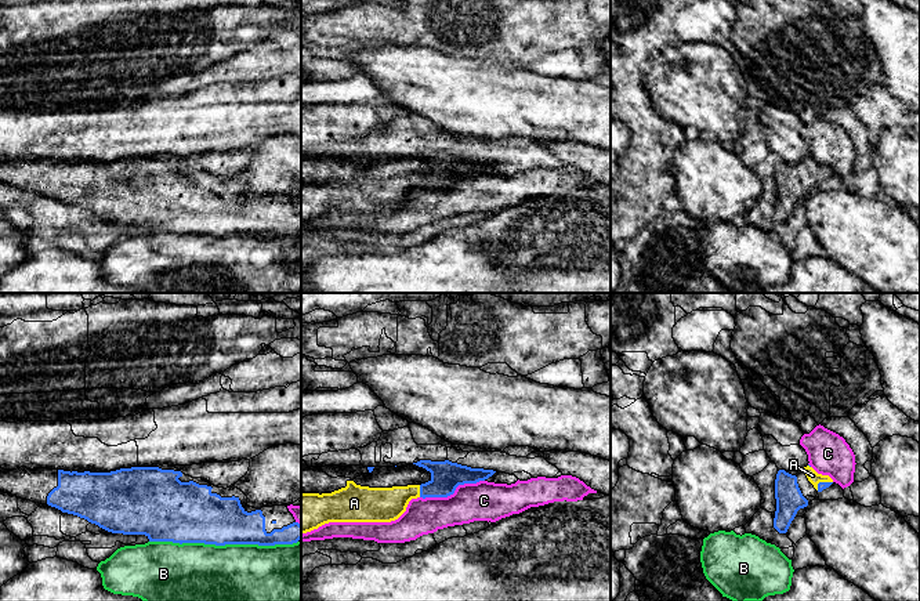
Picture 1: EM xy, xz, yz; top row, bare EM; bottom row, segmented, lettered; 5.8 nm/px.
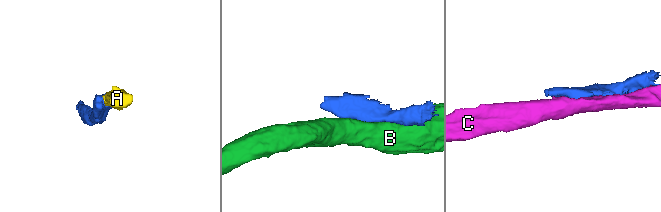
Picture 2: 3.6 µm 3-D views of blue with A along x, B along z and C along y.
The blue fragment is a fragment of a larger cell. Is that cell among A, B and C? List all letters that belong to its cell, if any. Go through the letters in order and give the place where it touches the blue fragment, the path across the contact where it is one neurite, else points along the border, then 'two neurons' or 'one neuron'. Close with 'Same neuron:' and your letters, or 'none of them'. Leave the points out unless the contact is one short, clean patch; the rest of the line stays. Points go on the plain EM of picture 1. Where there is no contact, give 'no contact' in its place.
A: contact xz (420, 181); one neuron
B: contact xy (224, 235); two neurons
C: contact xz (452, 184); two neurons
Same neuron: A

